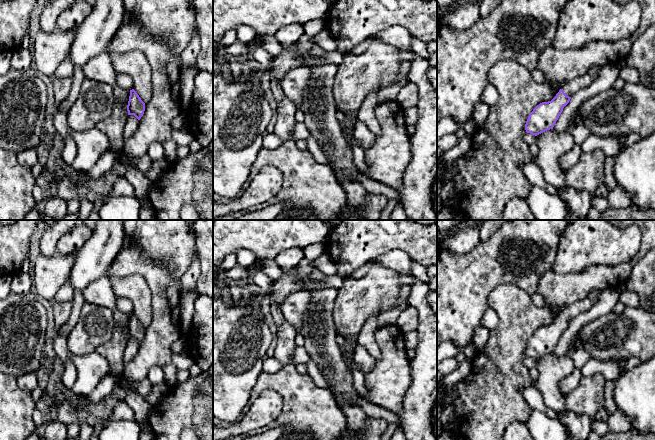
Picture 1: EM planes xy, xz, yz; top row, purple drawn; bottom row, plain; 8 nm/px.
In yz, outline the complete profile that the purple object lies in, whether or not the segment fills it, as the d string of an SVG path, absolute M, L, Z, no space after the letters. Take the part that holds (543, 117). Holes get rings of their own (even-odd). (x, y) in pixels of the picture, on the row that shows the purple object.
M592 67L587 73L565 83L556 96L548 102L537 105L529 114L525 130L532 135L539 135L553 129L563 108L579 90L590 86L598 77L601 67Z

